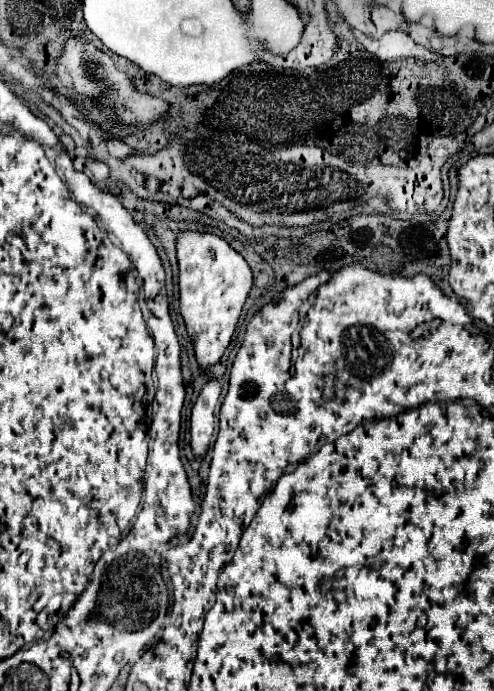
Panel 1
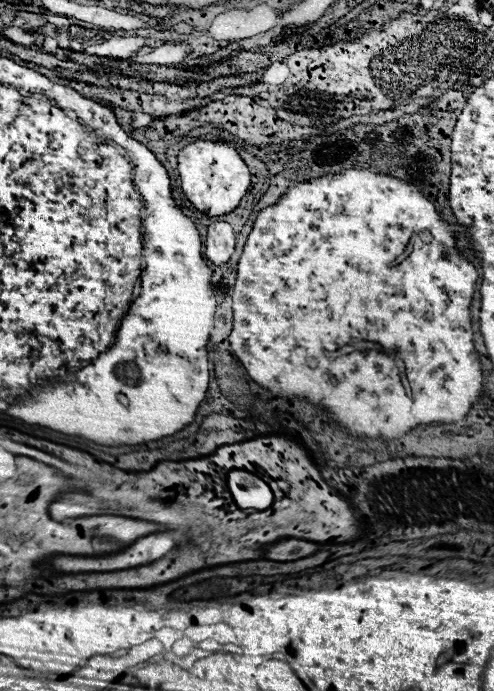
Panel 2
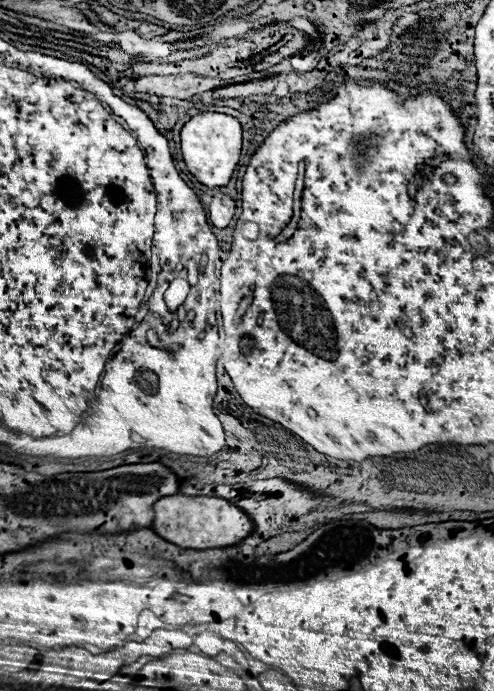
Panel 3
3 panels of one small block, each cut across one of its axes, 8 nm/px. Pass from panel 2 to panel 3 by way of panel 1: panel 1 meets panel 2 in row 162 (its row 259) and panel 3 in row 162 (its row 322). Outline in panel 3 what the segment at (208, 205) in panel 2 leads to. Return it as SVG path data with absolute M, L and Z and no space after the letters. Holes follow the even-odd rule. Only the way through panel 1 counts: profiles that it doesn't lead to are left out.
M200 112L184 124L180 140L184 162L198 182L202 182L208 188L228 184L240 160L240 148L242 148L242 126L234 116L222 112Z

